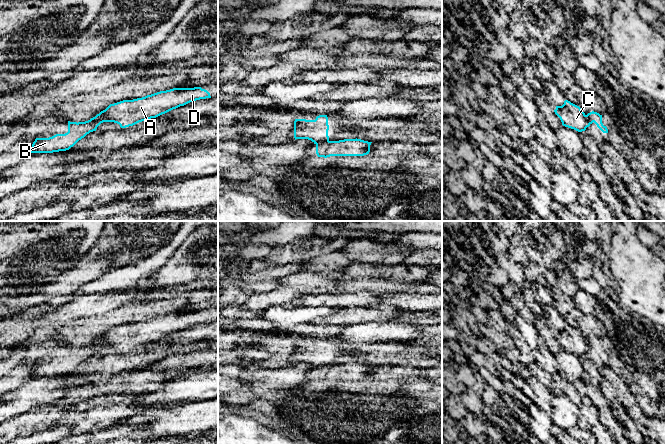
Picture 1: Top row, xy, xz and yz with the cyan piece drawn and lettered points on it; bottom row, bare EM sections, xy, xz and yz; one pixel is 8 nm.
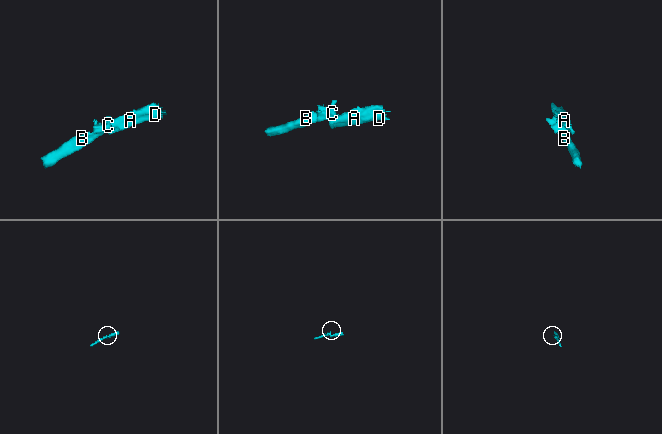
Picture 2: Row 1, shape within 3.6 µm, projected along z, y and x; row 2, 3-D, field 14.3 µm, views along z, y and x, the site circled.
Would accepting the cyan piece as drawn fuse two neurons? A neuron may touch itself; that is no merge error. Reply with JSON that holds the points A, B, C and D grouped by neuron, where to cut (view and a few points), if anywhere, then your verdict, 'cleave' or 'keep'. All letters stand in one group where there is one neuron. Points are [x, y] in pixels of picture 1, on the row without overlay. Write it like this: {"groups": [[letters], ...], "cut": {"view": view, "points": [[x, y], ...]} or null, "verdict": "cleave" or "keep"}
{"groups": [["A", "D"], ["B", "C"]], "cut": {"view": "xz", "points": [[328, 364], [316, 368]]}, "verdict": "cleave"}

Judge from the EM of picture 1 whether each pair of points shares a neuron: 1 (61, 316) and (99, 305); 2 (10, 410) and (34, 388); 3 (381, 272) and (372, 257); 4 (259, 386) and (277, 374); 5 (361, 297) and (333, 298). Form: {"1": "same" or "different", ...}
{"1": "same", "2": "same", "3": "different", "4": "same", "5": "same"}

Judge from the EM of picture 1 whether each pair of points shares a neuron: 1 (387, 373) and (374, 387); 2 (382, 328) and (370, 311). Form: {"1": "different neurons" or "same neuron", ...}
{"1": "different neurons", "2": "different neurons"}

